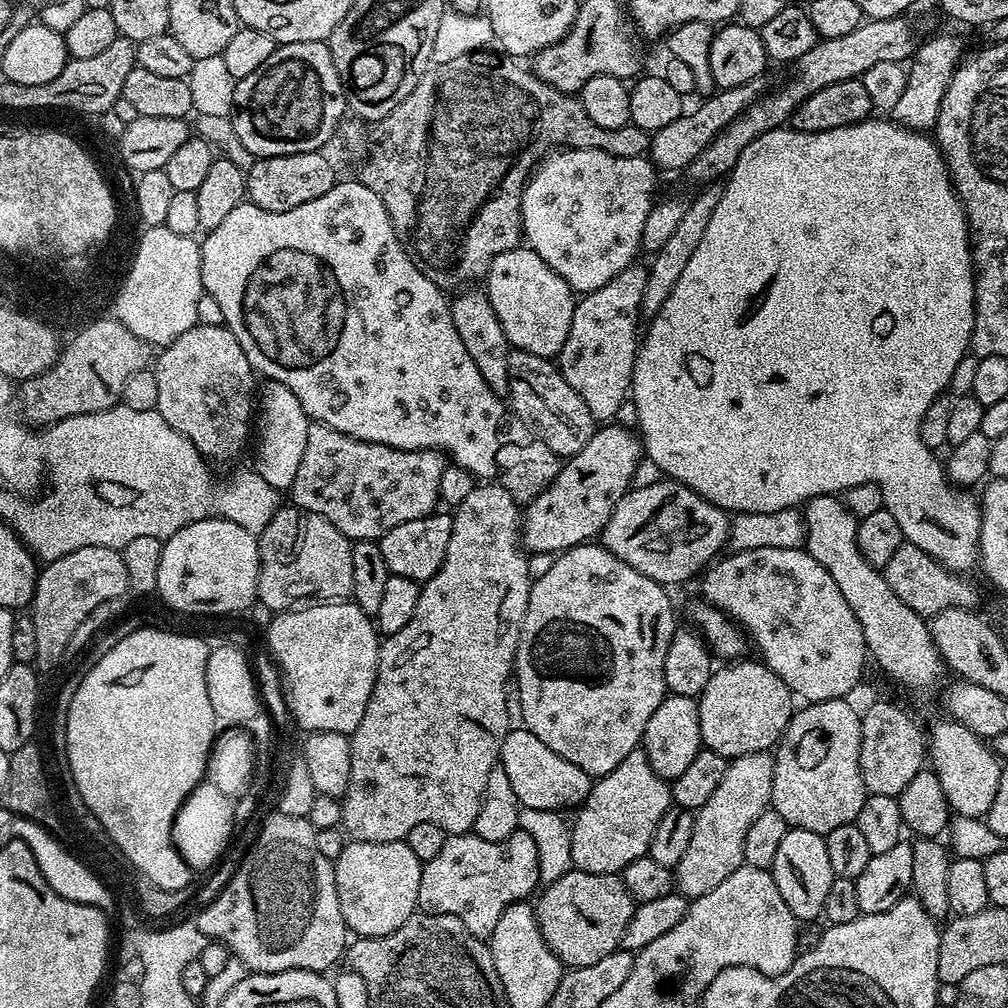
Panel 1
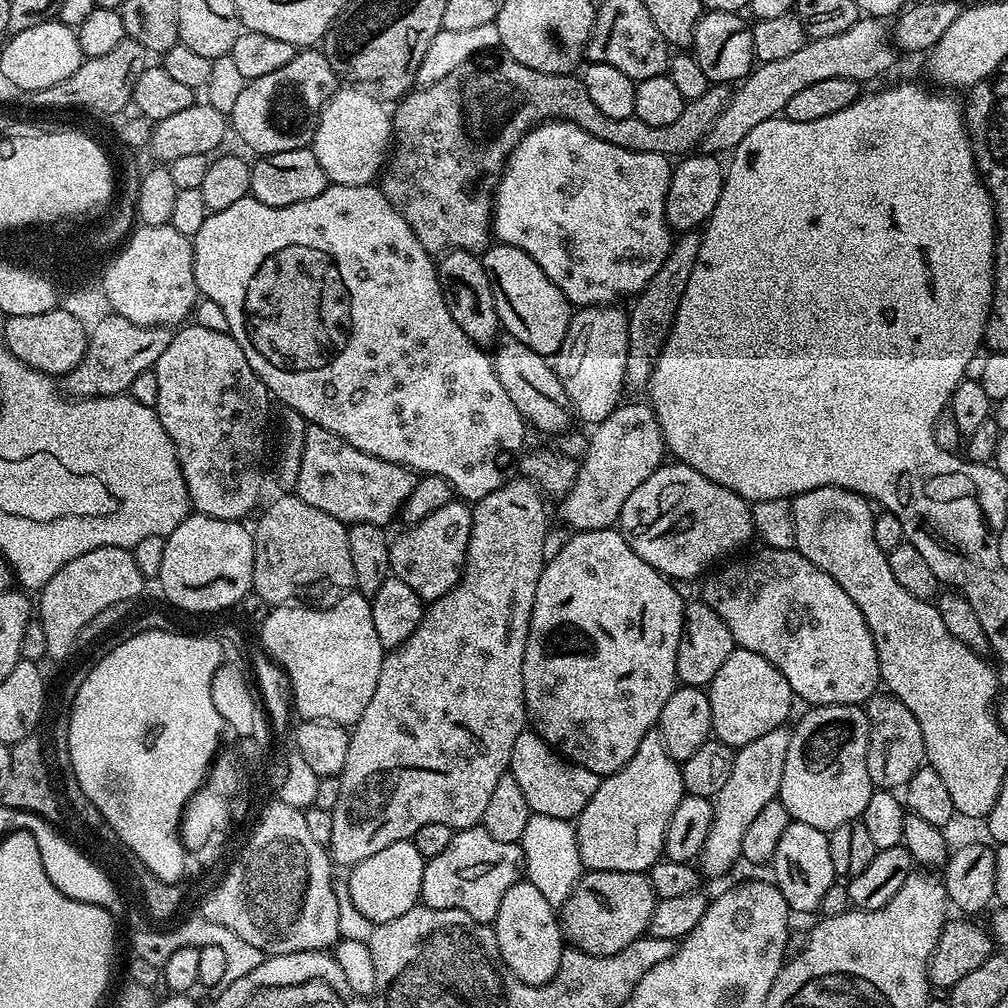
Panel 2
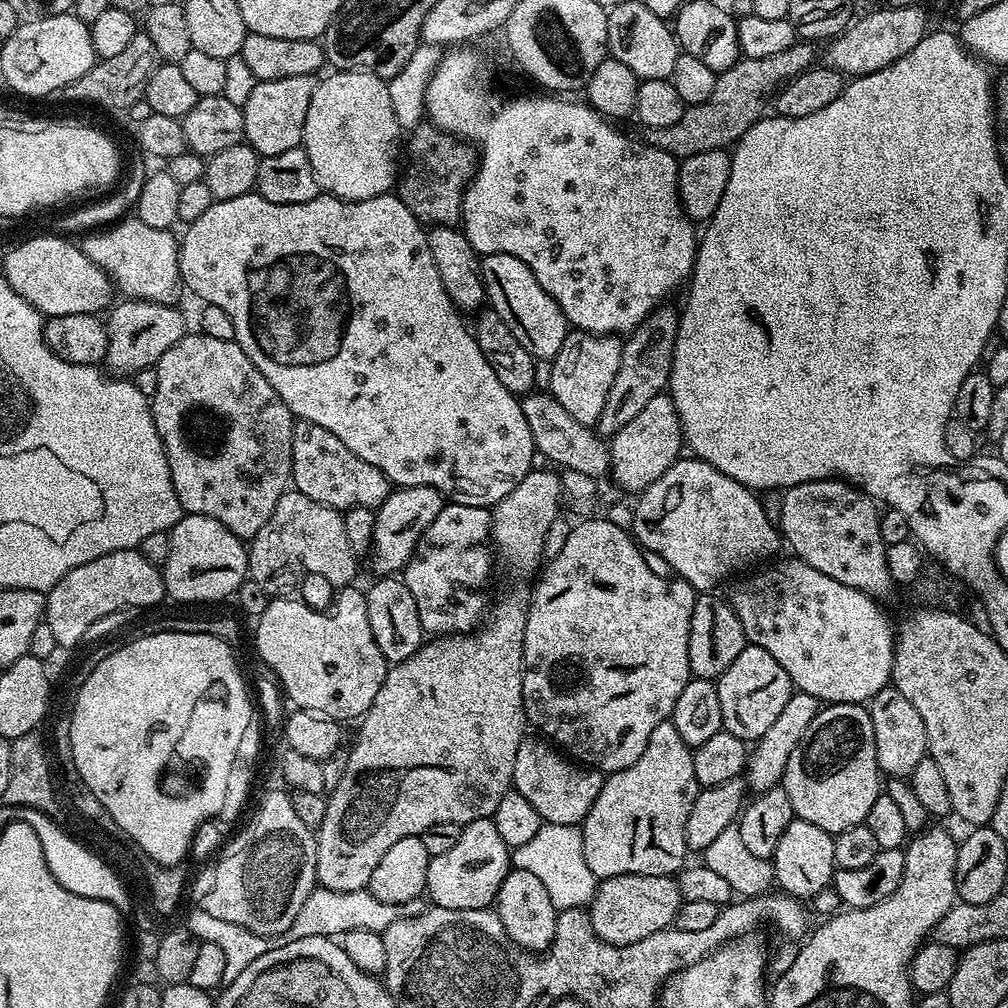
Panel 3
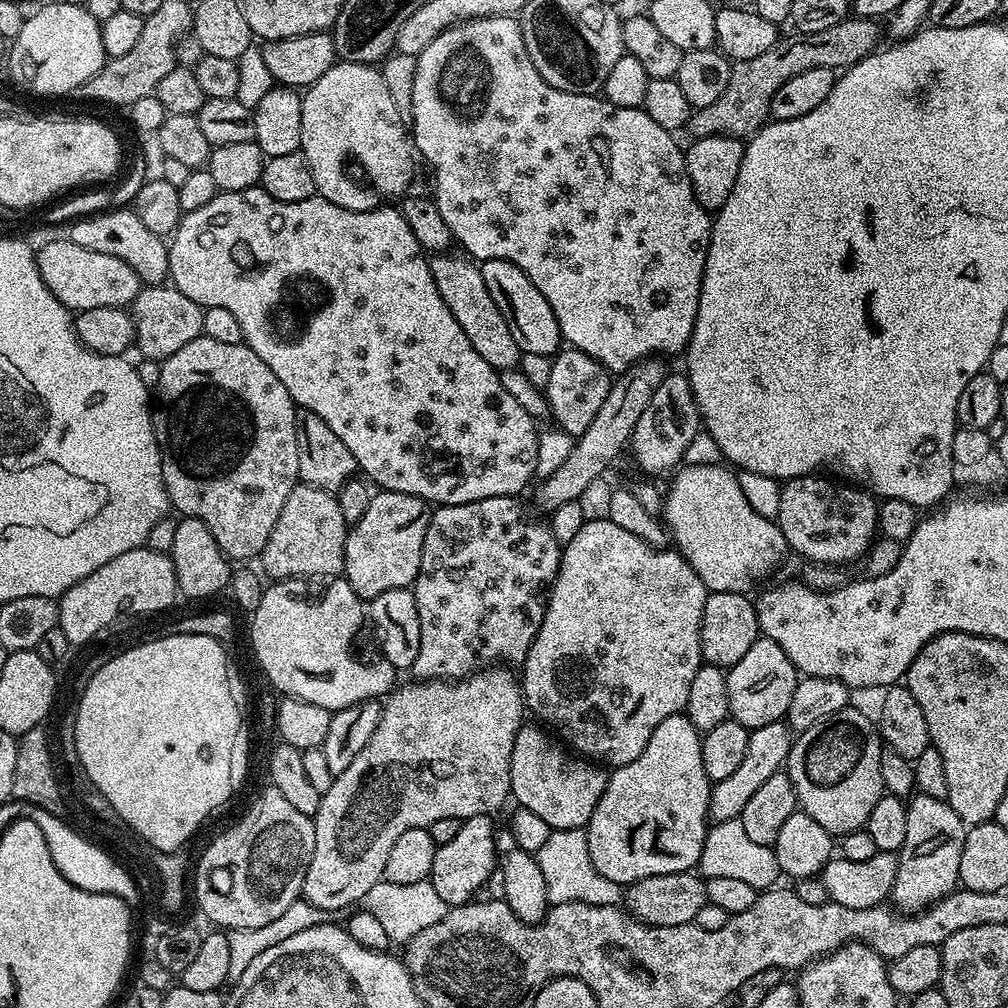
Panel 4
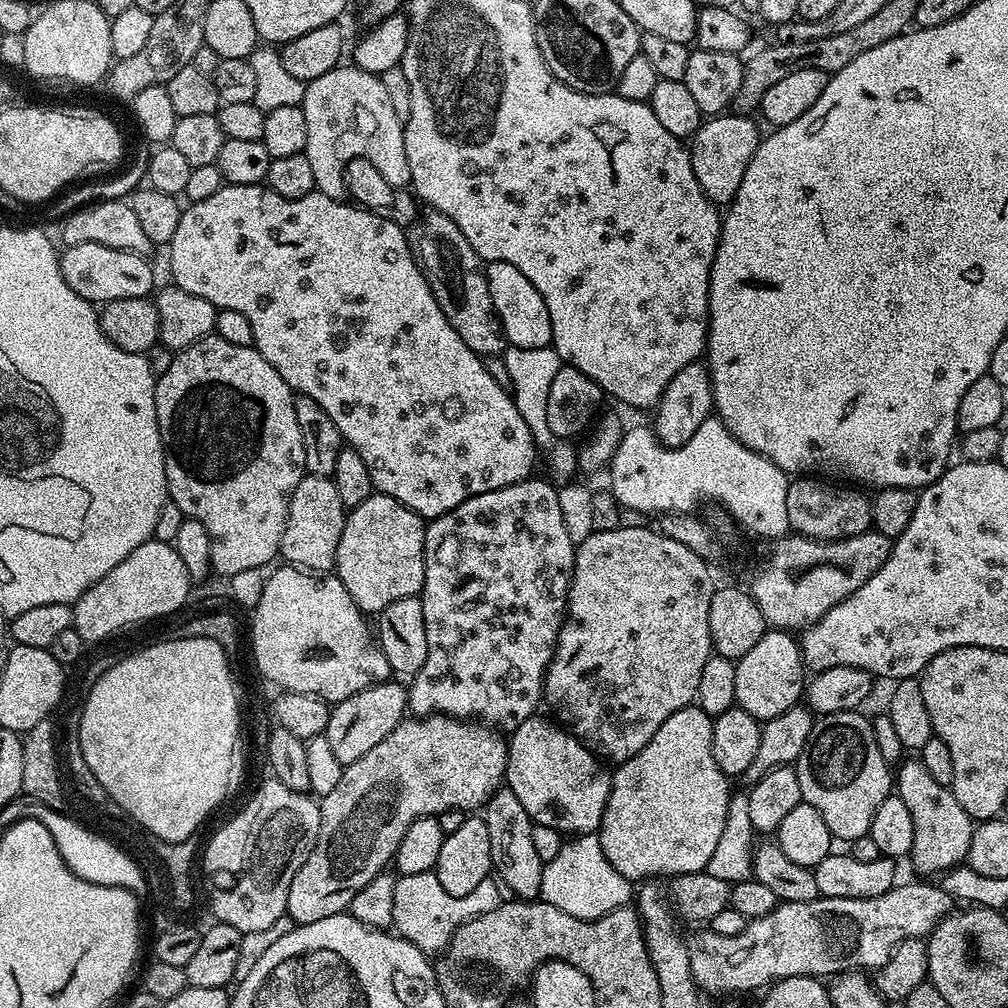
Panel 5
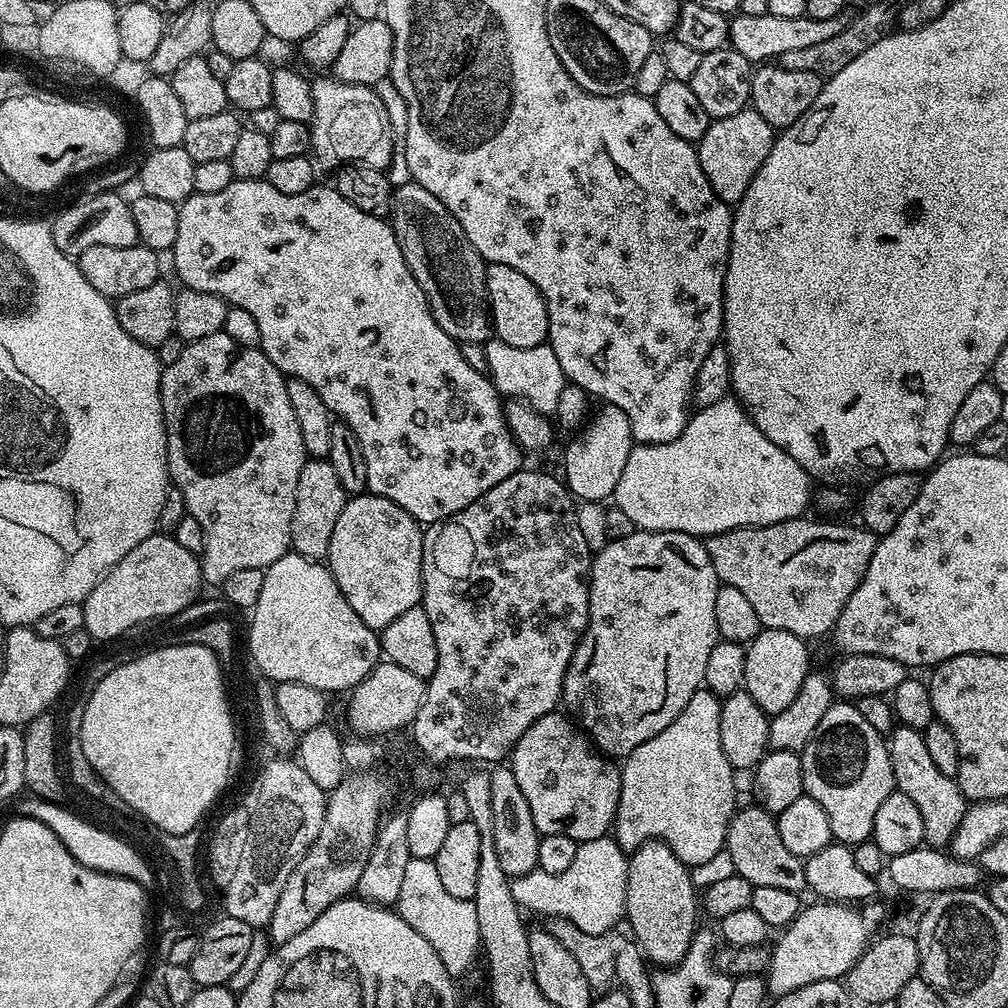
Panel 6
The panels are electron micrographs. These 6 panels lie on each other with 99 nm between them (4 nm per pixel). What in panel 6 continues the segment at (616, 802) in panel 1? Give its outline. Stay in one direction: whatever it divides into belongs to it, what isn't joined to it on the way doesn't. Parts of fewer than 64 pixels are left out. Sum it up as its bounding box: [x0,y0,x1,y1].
[614,686,738,866]

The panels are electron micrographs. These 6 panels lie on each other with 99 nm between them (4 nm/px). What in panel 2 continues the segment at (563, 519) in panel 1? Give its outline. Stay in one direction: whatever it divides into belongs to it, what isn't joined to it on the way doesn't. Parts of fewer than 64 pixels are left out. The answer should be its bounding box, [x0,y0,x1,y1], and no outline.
[559,403,665,533]

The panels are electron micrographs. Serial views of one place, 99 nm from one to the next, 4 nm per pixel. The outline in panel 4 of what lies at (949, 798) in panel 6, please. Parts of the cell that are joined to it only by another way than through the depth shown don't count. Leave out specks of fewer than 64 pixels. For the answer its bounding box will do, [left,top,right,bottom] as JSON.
[891,792,966,914]

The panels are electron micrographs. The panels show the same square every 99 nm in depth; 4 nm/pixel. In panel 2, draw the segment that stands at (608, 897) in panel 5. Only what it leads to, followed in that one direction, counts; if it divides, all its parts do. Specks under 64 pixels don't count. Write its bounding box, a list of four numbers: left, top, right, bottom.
[519,814,582,906]

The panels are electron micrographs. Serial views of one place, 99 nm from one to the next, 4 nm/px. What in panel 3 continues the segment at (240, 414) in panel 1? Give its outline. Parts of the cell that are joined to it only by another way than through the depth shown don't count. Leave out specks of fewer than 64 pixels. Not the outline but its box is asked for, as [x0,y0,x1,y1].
[150,334,294,542]

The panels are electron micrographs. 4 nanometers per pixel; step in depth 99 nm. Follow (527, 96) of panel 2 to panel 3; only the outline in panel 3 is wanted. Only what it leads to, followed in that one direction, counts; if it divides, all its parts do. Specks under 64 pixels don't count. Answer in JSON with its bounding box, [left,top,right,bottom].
[398,42,817,226]

